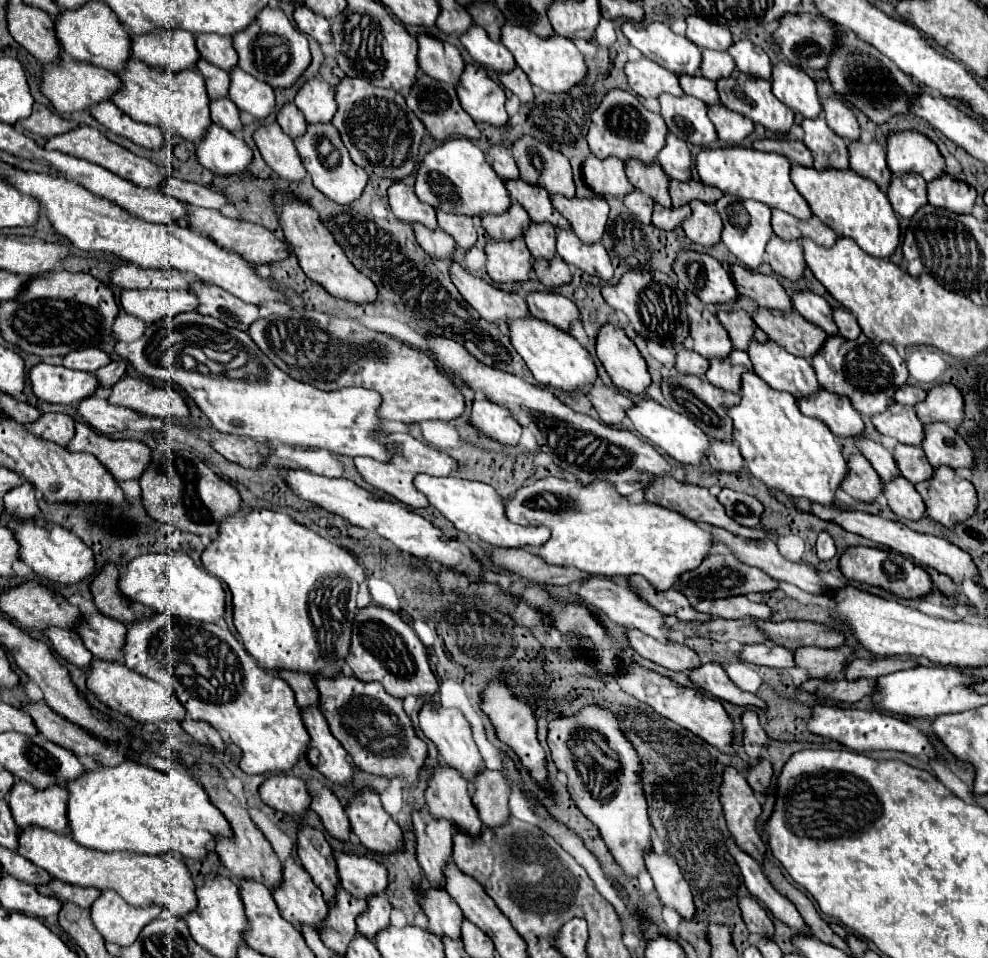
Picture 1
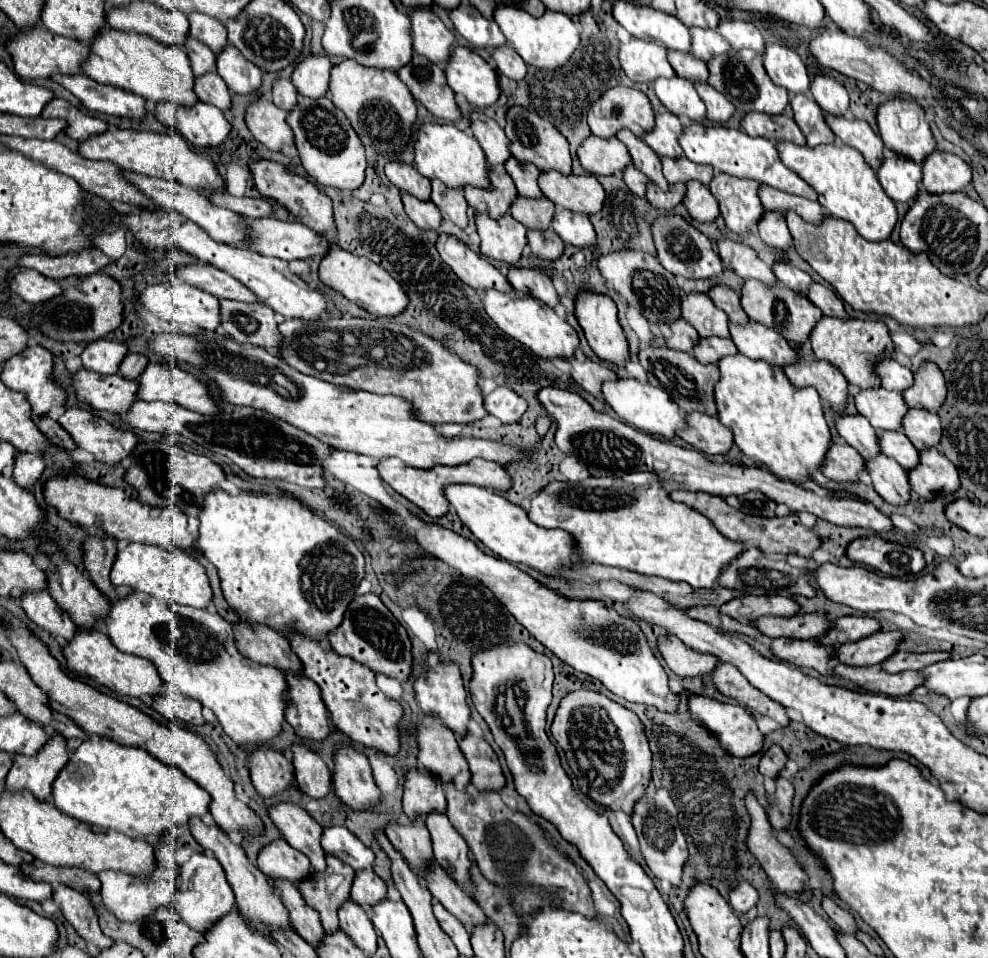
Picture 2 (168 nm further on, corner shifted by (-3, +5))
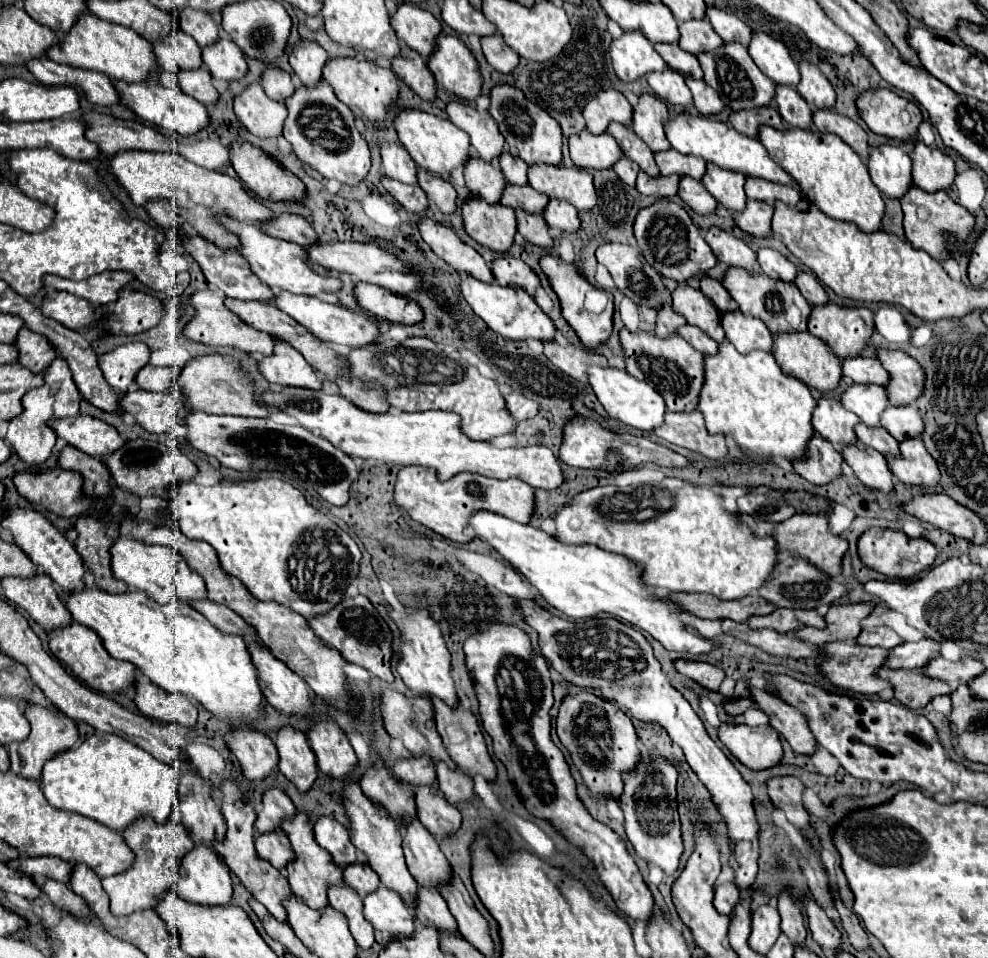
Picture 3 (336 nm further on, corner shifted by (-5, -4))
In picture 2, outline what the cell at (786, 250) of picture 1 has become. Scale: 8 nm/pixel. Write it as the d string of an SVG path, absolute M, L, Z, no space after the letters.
M765 211L765 215L761 215L761 223L757 225L757 231L759 237L771 247L787 249L793 243L783 215L773 215L771 211Z

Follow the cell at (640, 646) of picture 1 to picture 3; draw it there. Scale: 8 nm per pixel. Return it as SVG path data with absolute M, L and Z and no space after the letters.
M679 658L673 662L673 666L681 676L691 678L693 682L697 682L699 686L703 686L707 690L719 690L721 682L725 678L725 672L719 666L713 666L713 664L701 662L701 660Z

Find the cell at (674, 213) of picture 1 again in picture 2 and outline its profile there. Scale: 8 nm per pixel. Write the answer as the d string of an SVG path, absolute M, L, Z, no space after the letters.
M651 181L647 183L647 199L655 209L661 211L673 211L685 197L685 185L683 183L675 183L669 187L669 191L661 191L657 185L653 185Z

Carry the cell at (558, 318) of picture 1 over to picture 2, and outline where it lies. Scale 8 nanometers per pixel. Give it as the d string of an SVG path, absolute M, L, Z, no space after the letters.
M511 267L507 273L507 279L511 283L513 289L521 291L521 293L529 293L535 299L547 303L547 305L555 305L559 303L559 297L555 293L555 287L551 283L551 279L537 271L537 269L525 269L525 267Z

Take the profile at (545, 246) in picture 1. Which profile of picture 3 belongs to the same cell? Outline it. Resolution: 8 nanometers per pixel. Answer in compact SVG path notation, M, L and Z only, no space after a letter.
M507 184L505 192L503 192L503 200L501 200L503 206L509 206L513 210L523 210L529 214L539 214L539 216L545 212L547 202L549 202L547 196L535 192L531 186L519 188L519 186L511 186L511 184Z

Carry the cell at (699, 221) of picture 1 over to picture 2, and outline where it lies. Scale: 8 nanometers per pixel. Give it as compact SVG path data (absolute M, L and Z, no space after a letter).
M689 183L683 203L697 221L713 221L719 217L719 205L703 183Z

